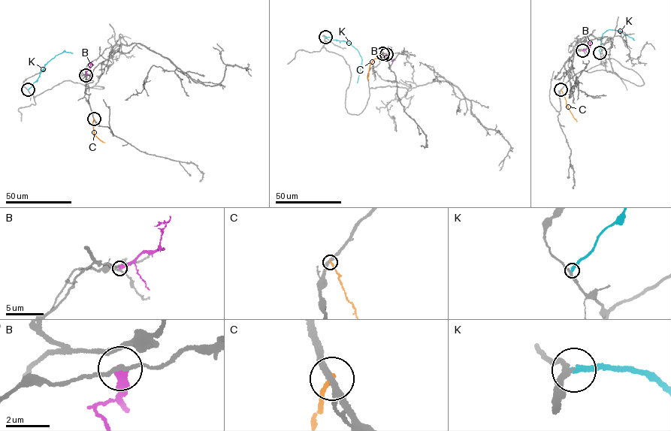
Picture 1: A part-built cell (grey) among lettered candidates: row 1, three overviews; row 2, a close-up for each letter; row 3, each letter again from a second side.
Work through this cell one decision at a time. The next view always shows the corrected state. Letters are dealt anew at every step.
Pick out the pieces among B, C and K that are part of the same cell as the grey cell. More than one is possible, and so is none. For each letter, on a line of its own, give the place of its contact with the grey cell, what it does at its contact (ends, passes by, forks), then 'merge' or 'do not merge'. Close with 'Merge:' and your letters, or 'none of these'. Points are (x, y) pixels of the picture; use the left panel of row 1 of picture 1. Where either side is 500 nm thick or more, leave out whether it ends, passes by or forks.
B: contact (86, 75); it ends; do not merge
C: contact (94, 119); it ends; do not merge
K: contact (28, 89); it ends; merge
Merge: K

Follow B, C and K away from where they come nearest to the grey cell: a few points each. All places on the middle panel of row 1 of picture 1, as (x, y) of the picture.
B: (386, 54), (388, 60), (395, 60)
C: (382, 53), (370, 64), (369, 79)
K: (325, 37), (344, 40), (358, 49), (361, 64), (358, 83)

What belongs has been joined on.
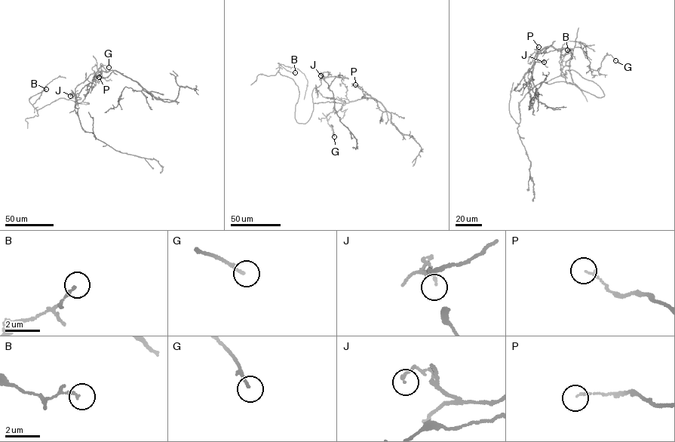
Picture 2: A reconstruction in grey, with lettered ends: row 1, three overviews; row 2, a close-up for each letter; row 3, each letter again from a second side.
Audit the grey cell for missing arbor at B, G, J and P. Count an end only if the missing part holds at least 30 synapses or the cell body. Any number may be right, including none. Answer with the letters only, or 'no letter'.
no letter

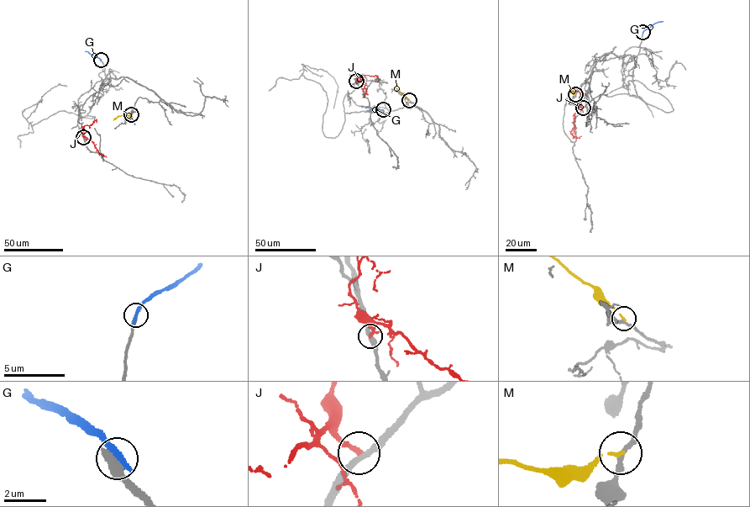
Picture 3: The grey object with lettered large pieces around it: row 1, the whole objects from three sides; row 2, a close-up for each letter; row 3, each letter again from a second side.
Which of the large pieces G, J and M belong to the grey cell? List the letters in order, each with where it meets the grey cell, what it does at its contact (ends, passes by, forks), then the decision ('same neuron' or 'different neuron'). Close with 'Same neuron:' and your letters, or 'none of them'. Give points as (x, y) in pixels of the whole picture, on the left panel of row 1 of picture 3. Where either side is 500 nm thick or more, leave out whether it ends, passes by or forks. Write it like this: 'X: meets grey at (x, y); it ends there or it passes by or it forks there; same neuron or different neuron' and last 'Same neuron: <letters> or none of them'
G: meets grey at (101, 60); it ends there; different neuron
J: meets grey at (83, 137); it passes by; different neuron
M: meets grey at (131, 114); it ends there; different neuron
Same neuron: none of them

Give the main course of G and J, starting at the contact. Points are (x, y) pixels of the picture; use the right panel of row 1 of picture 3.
G: (642, 32), (656, 23), (663, 22)
J: (583, 108), (579, 106), (574, 114), (574, 127), (570, 132), (578, 138), (581, 136)

